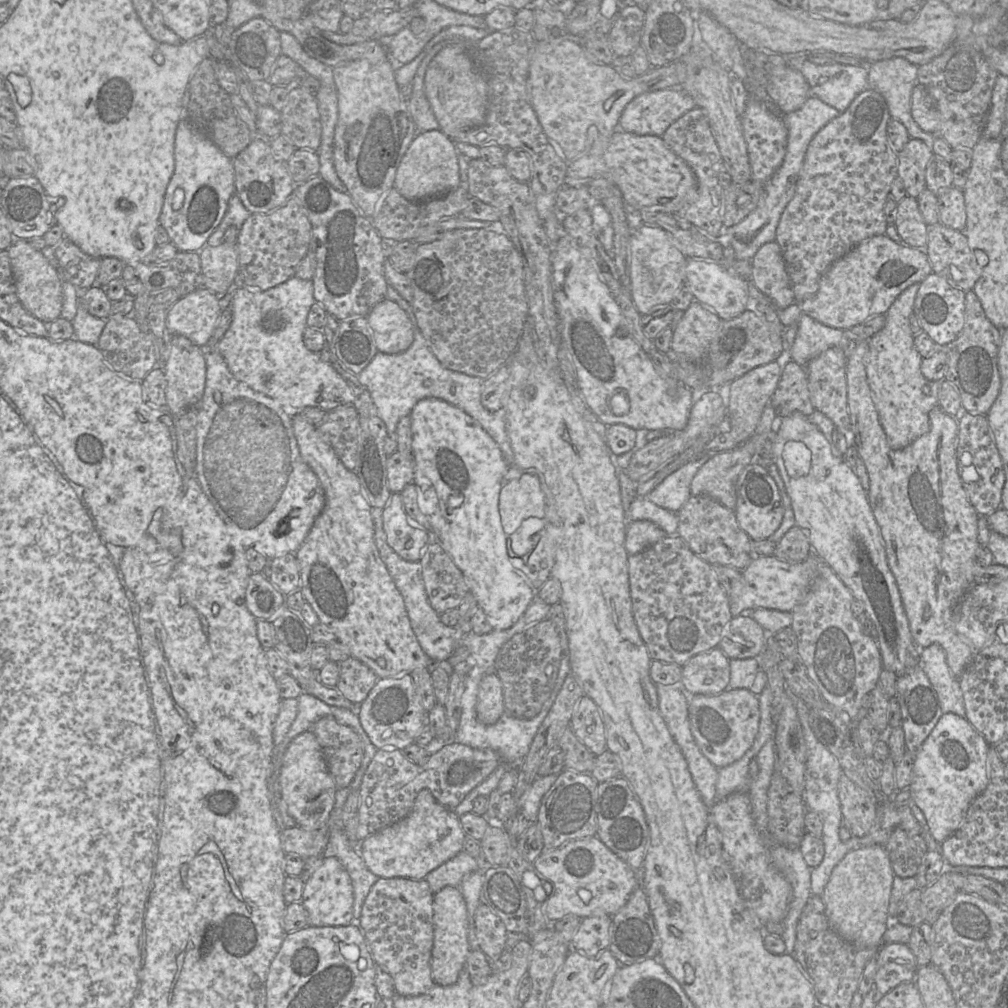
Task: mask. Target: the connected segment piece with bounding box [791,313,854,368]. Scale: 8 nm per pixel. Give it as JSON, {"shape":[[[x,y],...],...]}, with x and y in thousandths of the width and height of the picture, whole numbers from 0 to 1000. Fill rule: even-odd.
{"shape":[[[796,311],[785,345],[785,356],[799,365],[806,356],[824,344],[835,345],[840,355],[846,341],[838,327],[819,323]]]}

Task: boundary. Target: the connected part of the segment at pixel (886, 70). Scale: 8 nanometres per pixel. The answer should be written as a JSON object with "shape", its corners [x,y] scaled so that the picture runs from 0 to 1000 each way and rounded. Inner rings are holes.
{"shape":[[[896,57],[860,63],[861,86],[878,97],[884,117],[899,126],[903,137],[913,138],[925,148],[928,134],[916,130],[904,113],[904,95],[911,82],[911,65]]]}

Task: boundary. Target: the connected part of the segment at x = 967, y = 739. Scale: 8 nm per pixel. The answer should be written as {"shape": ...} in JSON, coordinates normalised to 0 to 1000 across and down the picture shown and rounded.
{"shape":[[[937,707],[909,748],[901,783],[930,835],[936,836],[951,821],[965,794],[981,778],[979,747],[982,740],[957,711]]]}

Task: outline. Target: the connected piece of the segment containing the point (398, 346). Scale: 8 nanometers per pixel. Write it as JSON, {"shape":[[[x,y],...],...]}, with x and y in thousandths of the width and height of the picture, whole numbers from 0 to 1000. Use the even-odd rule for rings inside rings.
{"shape":[[[380,297],[369,305],[364,319],[375,349],[399,350],[411,337],[408,317],[394,301],[386,297]]]}

